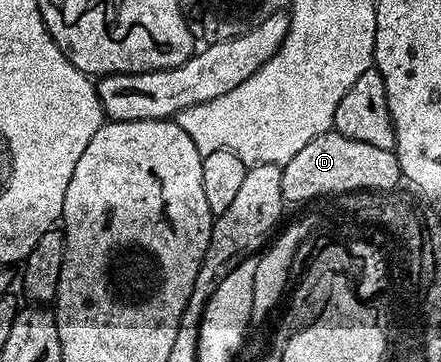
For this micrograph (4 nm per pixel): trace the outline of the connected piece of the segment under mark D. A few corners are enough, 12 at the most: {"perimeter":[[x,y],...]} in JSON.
{"perimeter":[[328,132],[284,162],[284,203],[401,182],[394,150]]}

